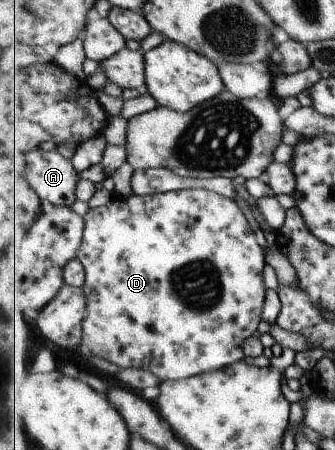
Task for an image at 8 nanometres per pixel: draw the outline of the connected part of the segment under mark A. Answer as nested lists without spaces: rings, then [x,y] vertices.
[[[42,148],[30,150],[26,153],[27,162],[27,179],[32,188],[39,194],[41,200],[46,203],[47,207],[68,207],[76,202],[76,186],[80,176],[76,172],[76,167],[71,160],[64,158],[60,152],[53,150],[44,152]]]

